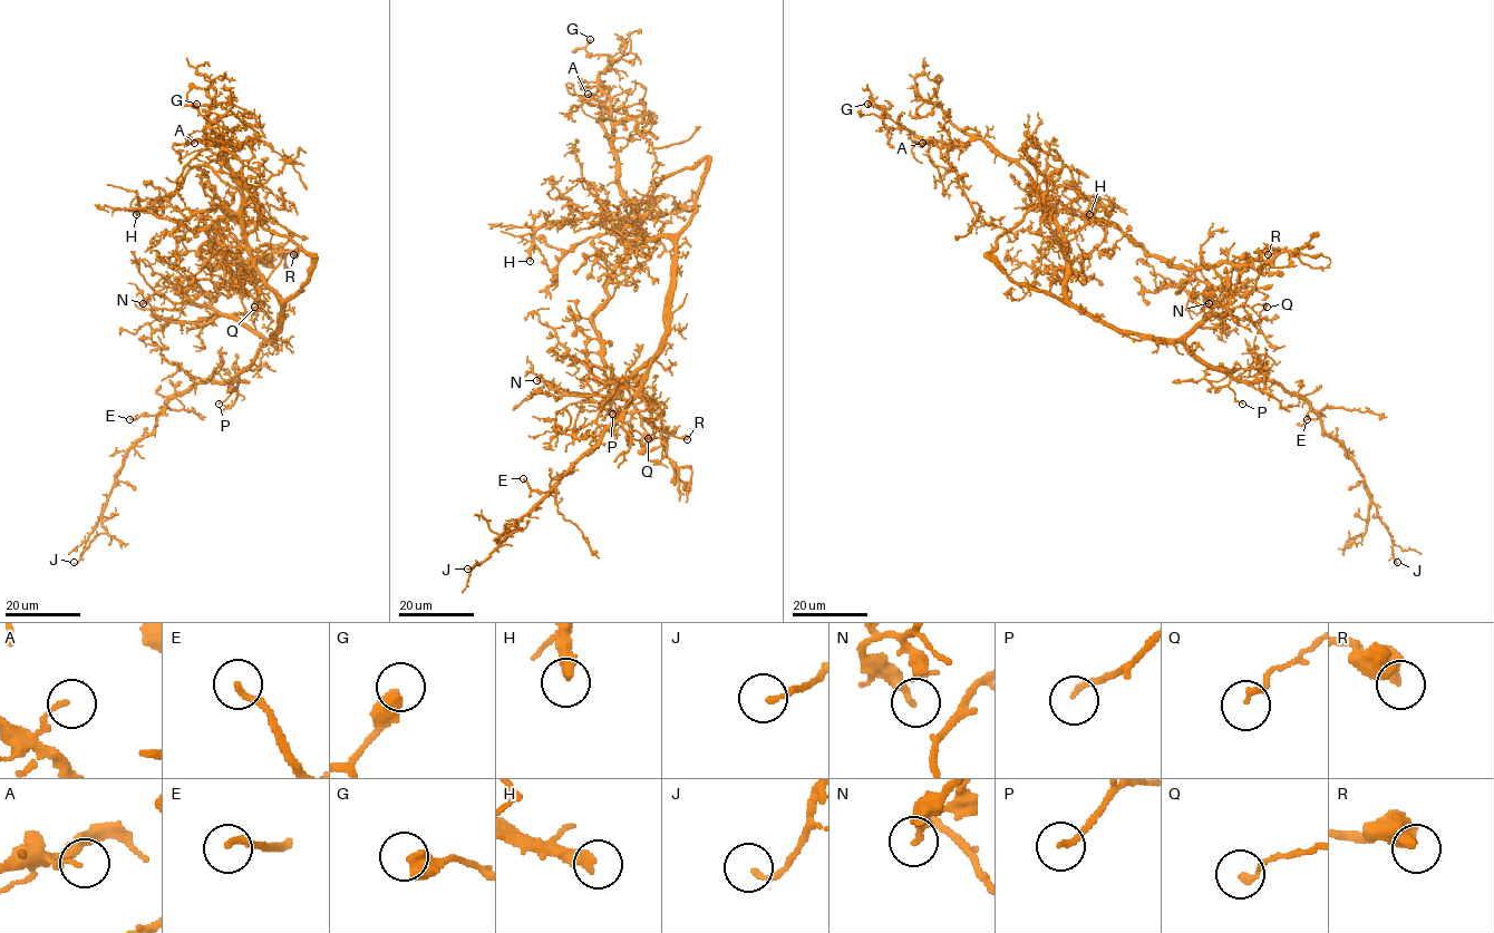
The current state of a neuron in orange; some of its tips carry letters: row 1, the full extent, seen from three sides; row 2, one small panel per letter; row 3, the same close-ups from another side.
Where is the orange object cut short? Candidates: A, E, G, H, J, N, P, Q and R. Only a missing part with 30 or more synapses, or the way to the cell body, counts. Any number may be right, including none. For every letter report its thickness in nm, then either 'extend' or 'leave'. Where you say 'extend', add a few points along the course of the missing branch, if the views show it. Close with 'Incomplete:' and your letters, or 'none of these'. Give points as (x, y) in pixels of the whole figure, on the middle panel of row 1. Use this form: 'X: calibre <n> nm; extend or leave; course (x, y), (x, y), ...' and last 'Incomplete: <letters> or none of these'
A: calibre 110 nm; leave
E: calibre 190 nm; extend; course (523, 478), (516, 473), (512, 475), (506, 488), (500, 491), (504, 498)
G: calibre 500 nm; leave
H: calibre 320 nm; extend; course (530, 261), (531, 298), (525, 330), (533, 344)
J: calibre 150 nm; leave
N: calibre 240 nm; leave
P: calibre 160 nm; leave
Q: calibre 170 nm; leave
R: calibre 480 nm; leave
Incomplete: E, H

